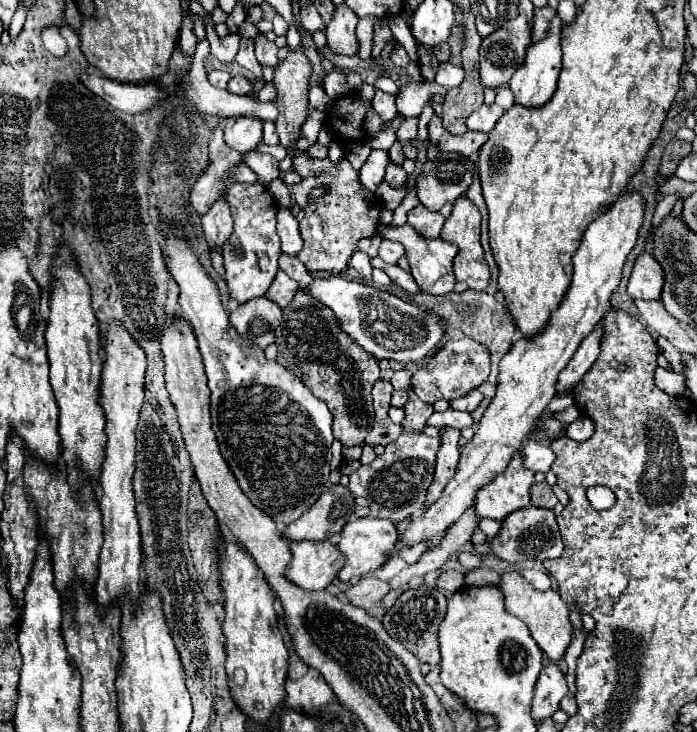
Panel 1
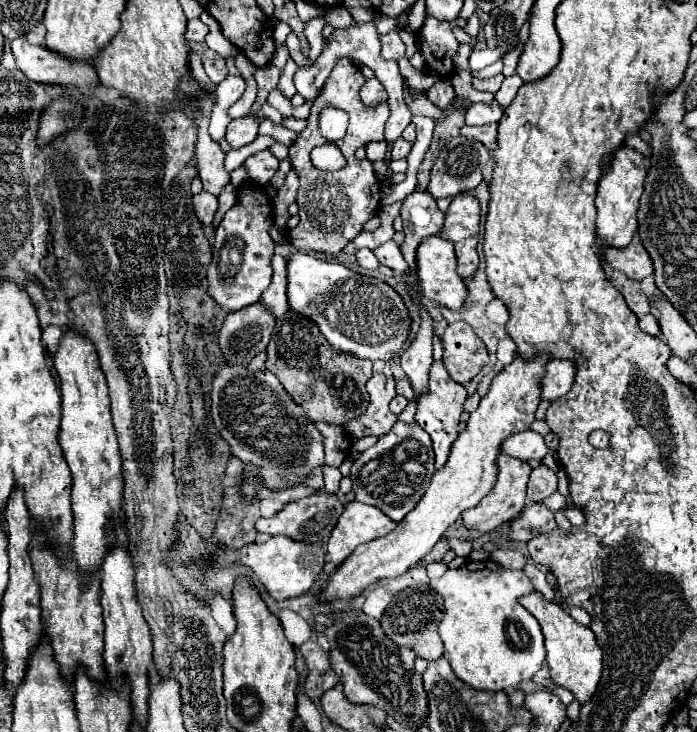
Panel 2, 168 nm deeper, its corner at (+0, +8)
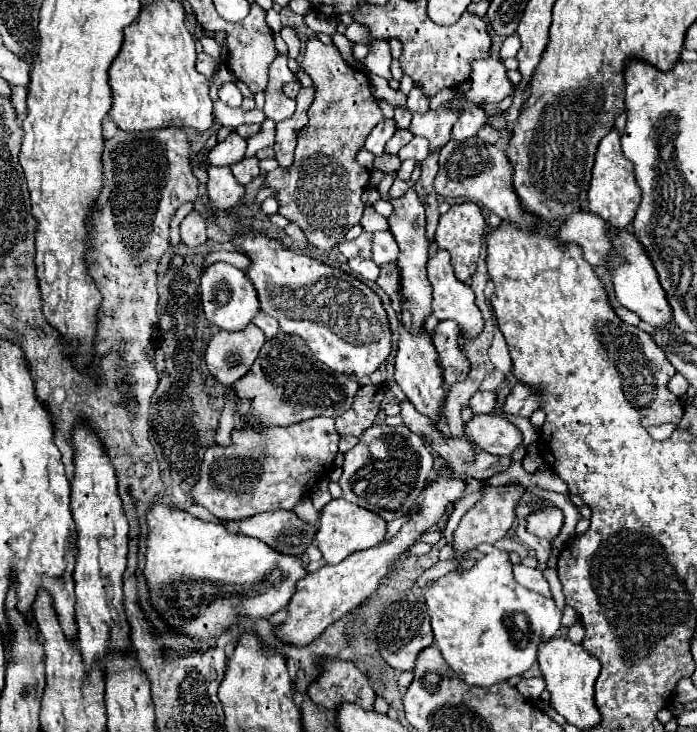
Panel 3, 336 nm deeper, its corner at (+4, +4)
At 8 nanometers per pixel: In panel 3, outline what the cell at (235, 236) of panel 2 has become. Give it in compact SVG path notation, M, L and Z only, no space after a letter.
M217 262L205 268L201 276L201 302L203 302L207 320L227 332L245 330L245 326L259 312L259 300L257 300L255 288L251 286L251 280L245 276L243 270L233 268L231 264L225 264L225 262Z

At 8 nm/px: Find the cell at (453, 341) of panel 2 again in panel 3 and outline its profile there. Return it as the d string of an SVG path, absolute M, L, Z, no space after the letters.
M441 320L433 332L433 344L439 354L439 366L443 370L443 380L451 386L467 376L467 358L459 346L459 326L451 320Z

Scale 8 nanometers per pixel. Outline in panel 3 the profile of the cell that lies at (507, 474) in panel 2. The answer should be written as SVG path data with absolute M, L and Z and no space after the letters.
M507 484L507 486L499 486L499 488L493 488L493 486L485 488L485 496L469 512L465 512L457 530L453 532L451 548L455 552L453 558L459 562L459 570L467 570L475 562L475 560L463 558L465 552L475 550L479 544L495 544L497 540L505 538L505 534L509 532L509 528L515 520L515 508L519 504L519 498L521 498L521 486L515 486L515 484Z

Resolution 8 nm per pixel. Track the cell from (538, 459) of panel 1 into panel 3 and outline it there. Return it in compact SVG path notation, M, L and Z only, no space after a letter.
M473 414L471 420L465 422L465 434L475 446L497 456L513 454L523 440L511 422L497 414Z

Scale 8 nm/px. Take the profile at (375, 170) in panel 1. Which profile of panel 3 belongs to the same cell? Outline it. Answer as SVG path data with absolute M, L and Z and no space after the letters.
M383 118L383 120L371 130L371 134L367 136L365 148L367 148L369 152L373 152L375 156L381 156L383 150L385 150L385 142L393 136L395 128L397 128L397 126L395 126L395 120L393 120L393 118Z

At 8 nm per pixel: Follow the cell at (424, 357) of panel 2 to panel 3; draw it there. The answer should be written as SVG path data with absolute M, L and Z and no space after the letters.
M409 188L399 198L391 198L389 202L393 204L393 214L387 218L387 222L389 222L389 230L393 232L393 236L399 244L399 250L401 250L401 254L397 258L397 266L403 276L403 298L405 298L405 302L409 302L407 314L403 314L403 322L407 322L407 326L411 326L411 330L417 330L419 322L423 322L433 312L431 310L431 284L429 284L427 272L425 272L427 248L429 248L429 242L425 238L425 208L413 188Z

